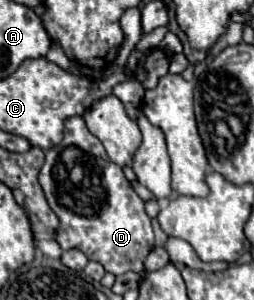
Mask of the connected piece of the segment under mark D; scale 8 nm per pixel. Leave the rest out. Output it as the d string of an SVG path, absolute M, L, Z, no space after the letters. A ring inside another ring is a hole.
M69 117L63 141L45 151L39 183L61 221L57 231L61 249L81 249L91 261L101 263L113 275L127 271L143 273L145 255L155 247L153 225L145 213L145 203L123 175L123 169L105 155L101 141L89 133L83 117ZM69 147L75 147L79 155L71 153L67 157L65 151Z

